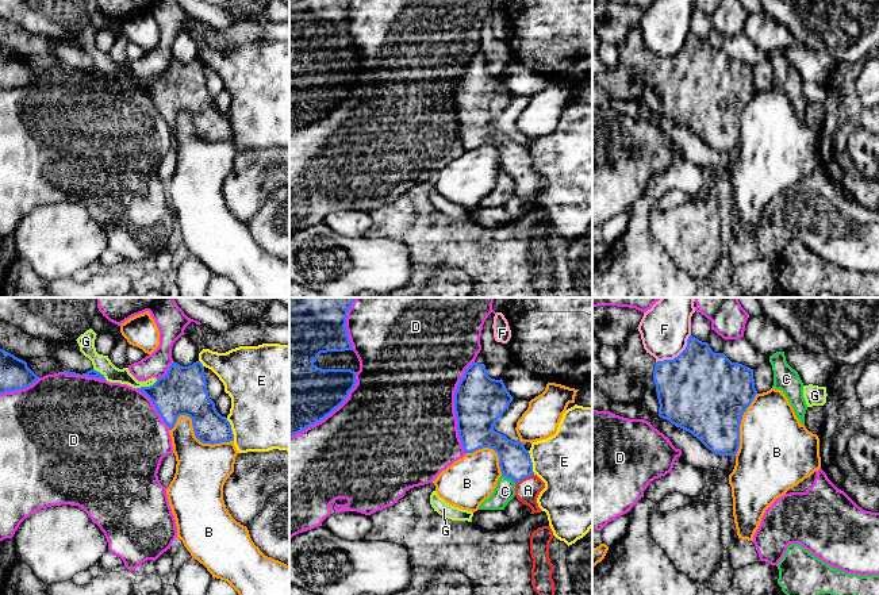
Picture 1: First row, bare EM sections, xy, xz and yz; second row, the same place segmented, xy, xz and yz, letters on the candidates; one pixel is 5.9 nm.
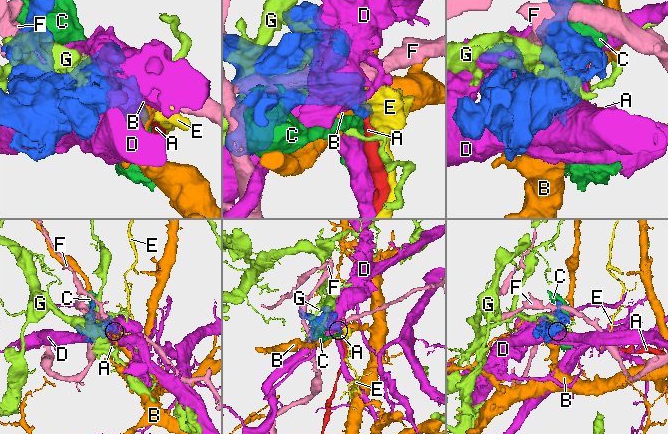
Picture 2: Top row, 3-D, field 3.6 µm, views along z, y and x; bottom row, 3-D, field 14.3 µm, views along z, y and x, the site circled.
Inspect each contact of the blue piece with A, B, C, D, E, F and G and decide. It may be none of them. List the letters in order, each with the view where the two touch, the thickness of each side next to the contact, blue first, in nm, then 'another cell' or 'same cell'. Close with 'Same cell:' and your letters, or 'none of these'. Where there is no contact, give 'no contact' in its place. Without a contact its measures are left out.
A: xz | 190/140 nm | same cell
B: xy | 260/320 nm | another cell
C: xz | 190/120 nm | another cell
D: xz | 300/500 nm | another cell
E: xz | 190/420 nm | another cell
F: yz | 500/300 nm | another cell
G: xy | 280/100 nm | another cell
Same cell: A

